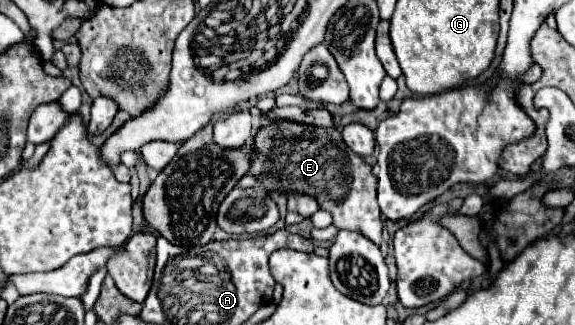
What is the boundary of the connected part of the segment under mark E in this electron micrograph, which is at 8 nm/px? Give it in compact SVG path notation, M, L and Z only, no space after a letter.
M272 122L258 130L256 134L256 152L252 156L250 174L260 180L260 188L264 190L280 190L280 192L304 192L318 200L322 210L328 210L334 216L334 226L338 230L352 230L370 238L376 246L382 242L382 218L376 204L376 176L372 174L372 166L366 164L358 154L350 152L350 148L342 142L340 132L332 128L316 128L302 126L296 122Z

